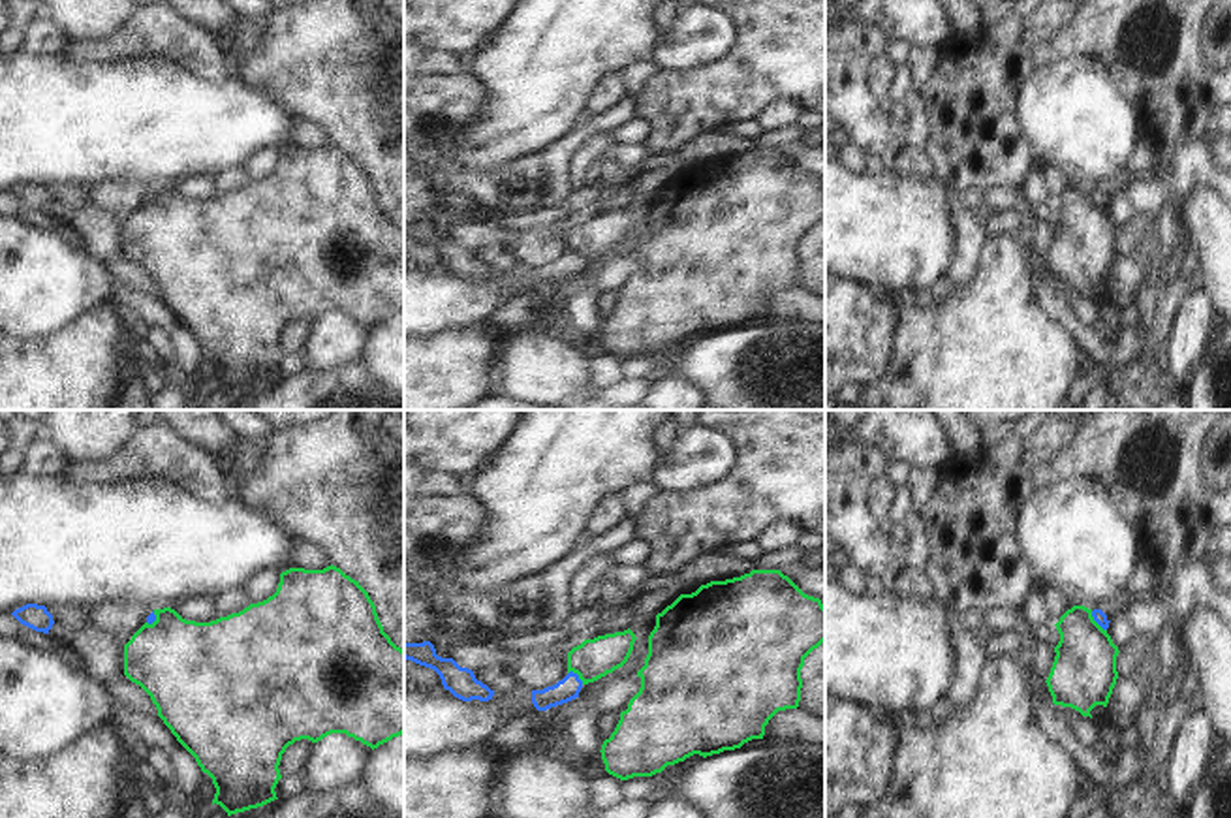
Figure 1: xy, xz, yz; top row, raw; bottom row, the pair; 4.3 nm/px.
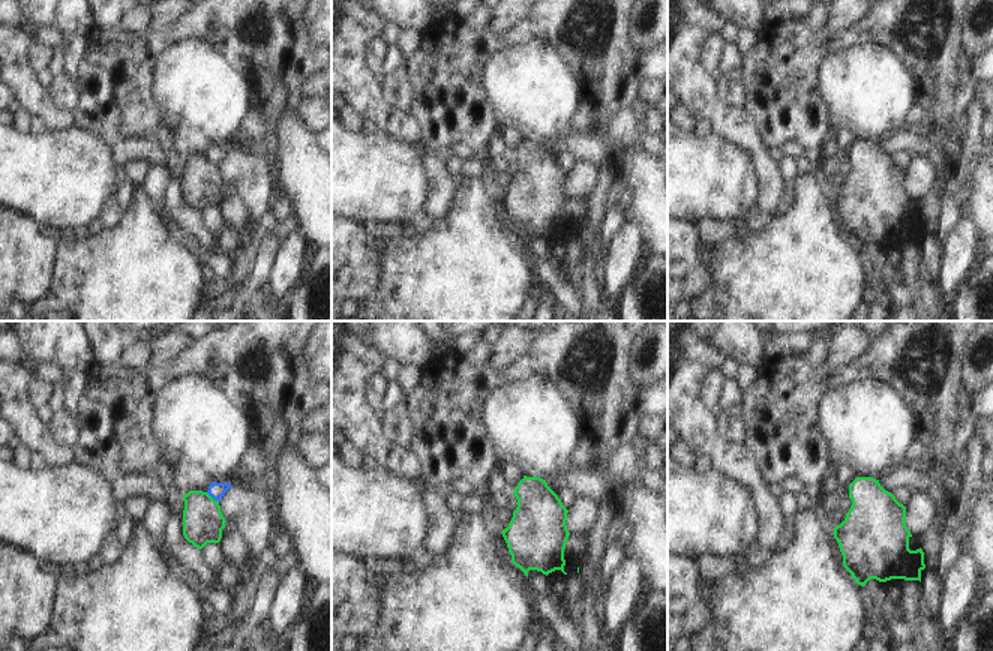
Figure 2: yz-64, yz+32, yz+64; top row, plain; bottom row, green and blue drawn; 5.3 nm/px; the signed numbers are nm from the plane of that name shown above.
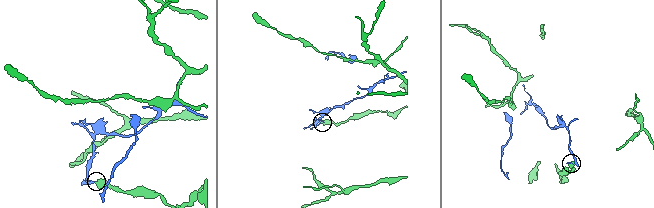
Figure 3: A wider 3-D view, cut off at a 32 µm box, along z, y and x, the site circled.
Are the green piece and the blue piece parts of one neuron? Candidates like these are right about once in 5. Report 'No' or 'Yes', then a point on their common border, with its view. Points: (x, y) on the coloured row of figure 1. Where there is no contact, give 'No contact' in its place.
No. Touches green at yz (1094, 621)

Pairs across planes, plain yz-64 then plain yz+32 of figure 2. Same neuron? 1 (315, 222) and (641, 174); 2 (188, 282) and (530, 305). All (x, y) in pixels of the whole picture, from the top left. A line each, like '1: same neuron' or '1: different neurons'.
1: same neuron
2: different neurons

